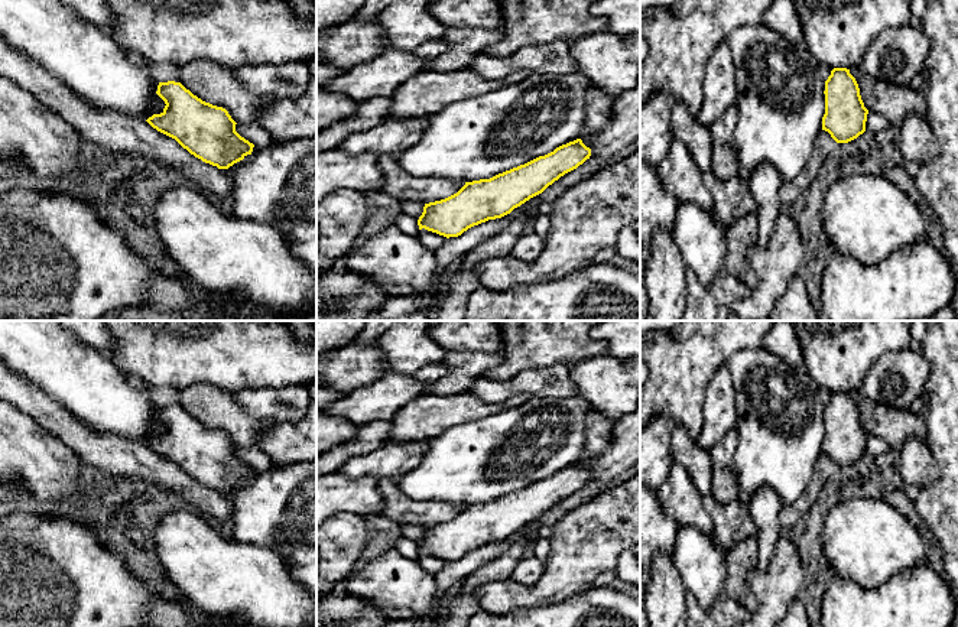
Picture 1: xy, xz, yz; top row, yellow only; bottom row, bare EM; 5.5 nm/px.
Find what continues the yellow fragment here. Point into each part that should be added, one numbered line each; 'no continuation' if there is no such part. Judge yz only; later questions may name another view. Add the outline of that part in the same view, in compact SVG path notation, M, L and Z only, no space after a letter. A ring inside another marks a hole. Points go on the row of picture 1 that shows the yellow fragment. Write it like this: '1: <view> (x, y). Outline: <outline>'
1: yz (824, 145). Outline: M821 129L805 168L793 179L783 181L782 183L779 196L783 205L790 207L795 204L798 196L811 186L819 173L822 163L832 153L835 143L837 142L831 137L831 134Z

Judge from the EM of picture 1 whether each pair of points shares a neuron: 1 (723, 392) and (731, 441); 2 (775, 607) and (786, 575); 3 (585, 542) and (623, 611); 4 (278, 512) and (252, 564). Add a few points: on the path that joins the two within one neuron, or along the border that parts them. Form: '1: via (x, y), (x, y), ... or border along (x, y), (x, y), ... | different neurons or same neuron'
1: via (723, 405), (723, 429) | same neuron
2: via (775, 600), (775, 588), (780, 582) | same neuron
3: border along (624, 593), (609, 588), (585, 588), (578, 594) | different neurons
4: border along (231, 536), (272, 549), (286, 567) | different neurons

